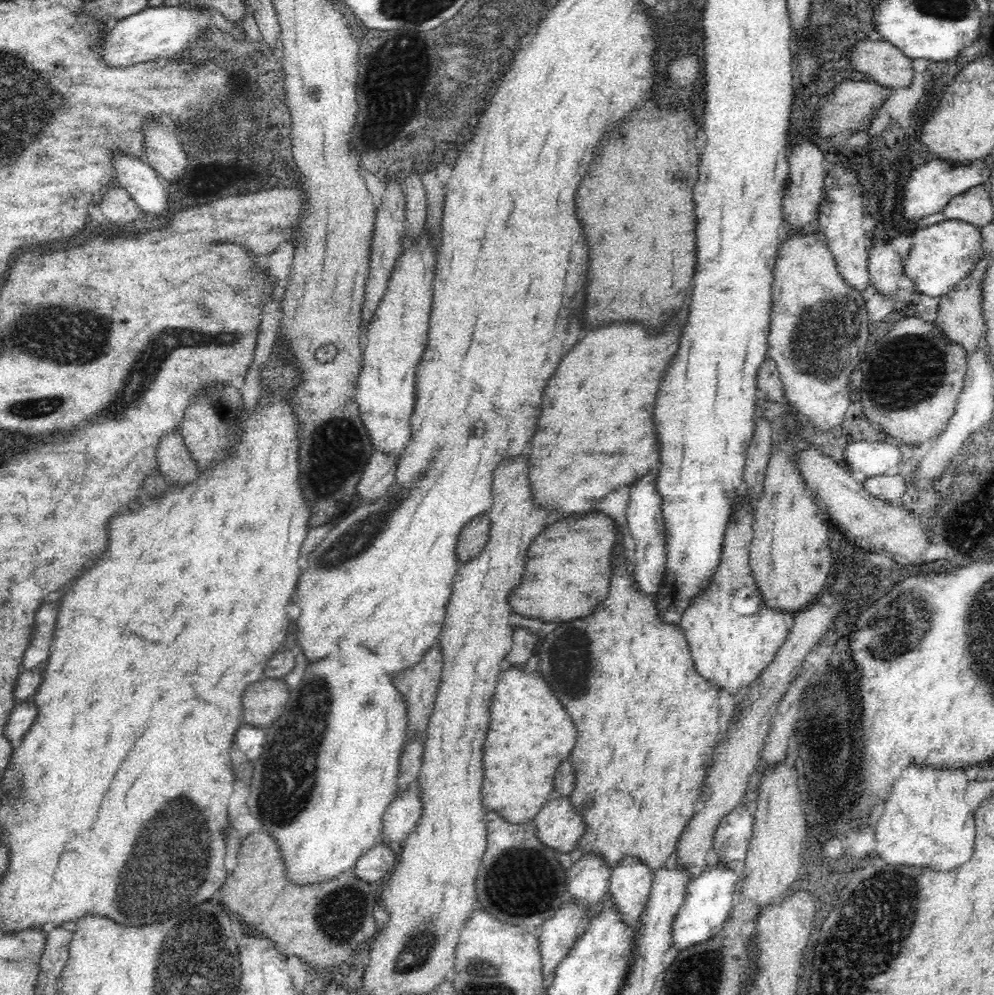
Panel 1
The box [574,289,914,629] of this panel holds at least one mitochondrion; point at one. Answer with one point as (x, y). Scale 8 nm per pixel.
(823, 337)

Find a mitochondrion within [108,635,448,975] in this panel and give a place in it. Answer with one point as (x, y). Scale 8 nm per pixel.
(181, 815)

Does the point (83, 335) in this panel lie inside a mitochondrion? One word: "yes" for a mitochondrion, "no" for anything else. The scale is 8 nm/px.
yes

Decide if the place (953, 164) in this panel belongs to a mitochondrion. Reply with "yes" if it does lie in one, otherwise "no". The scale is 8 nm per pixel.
no

